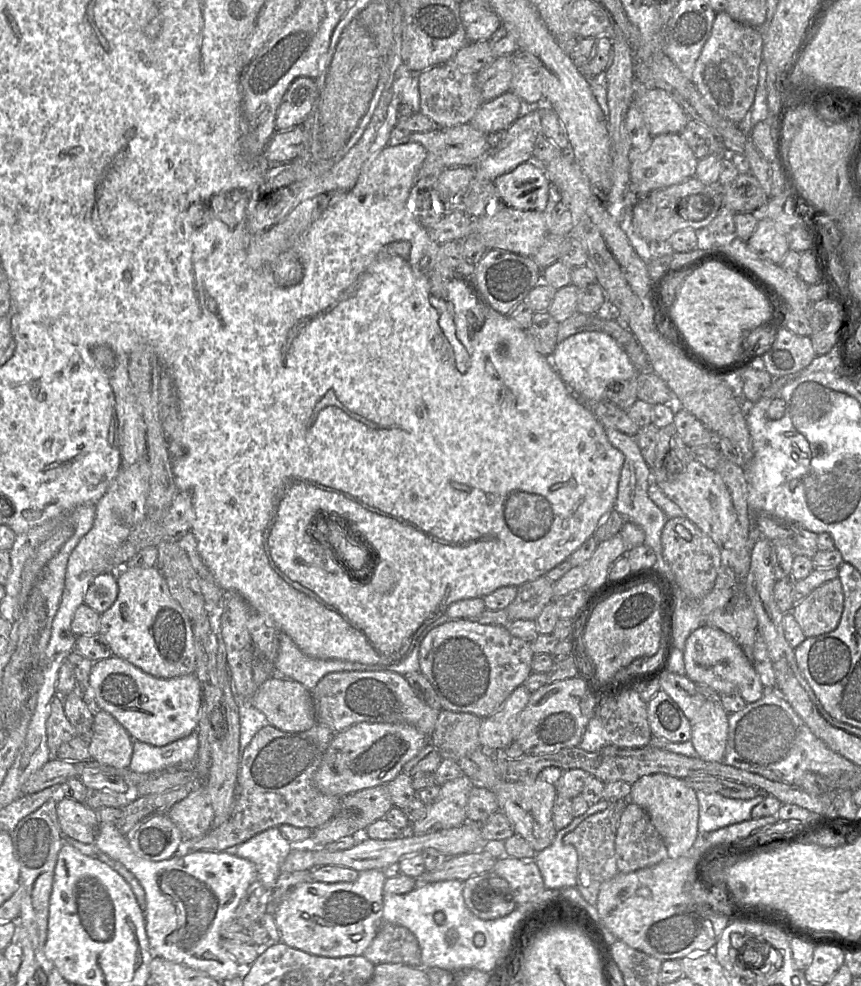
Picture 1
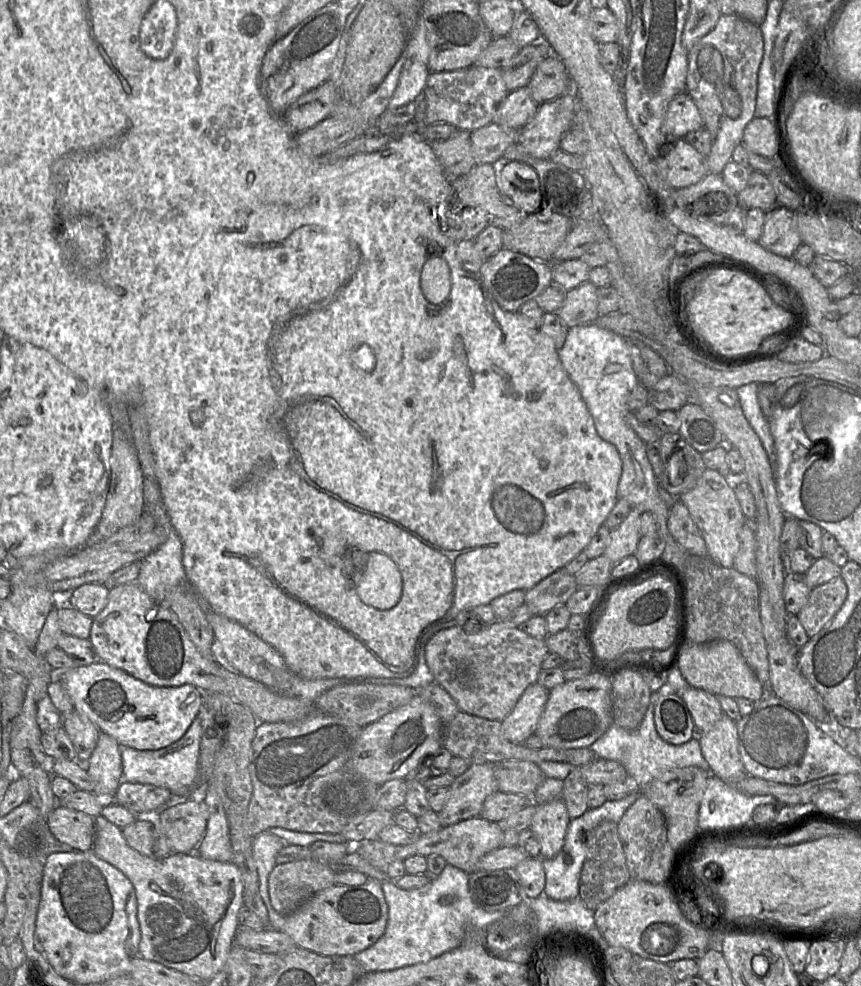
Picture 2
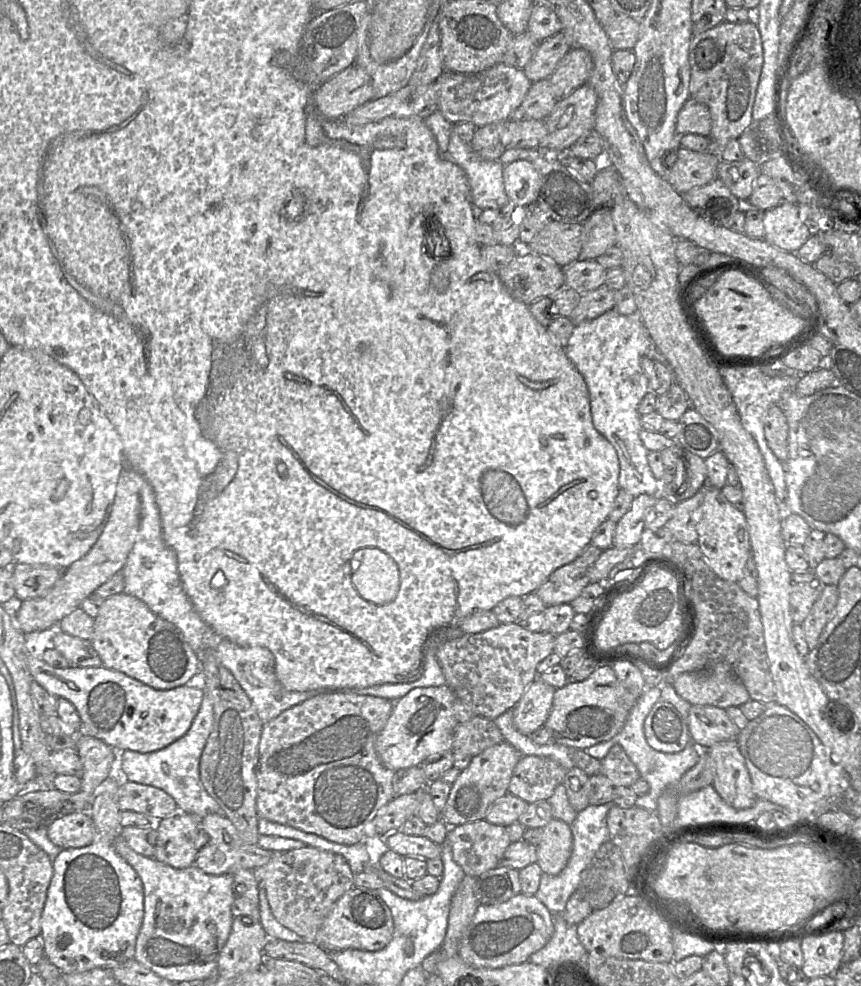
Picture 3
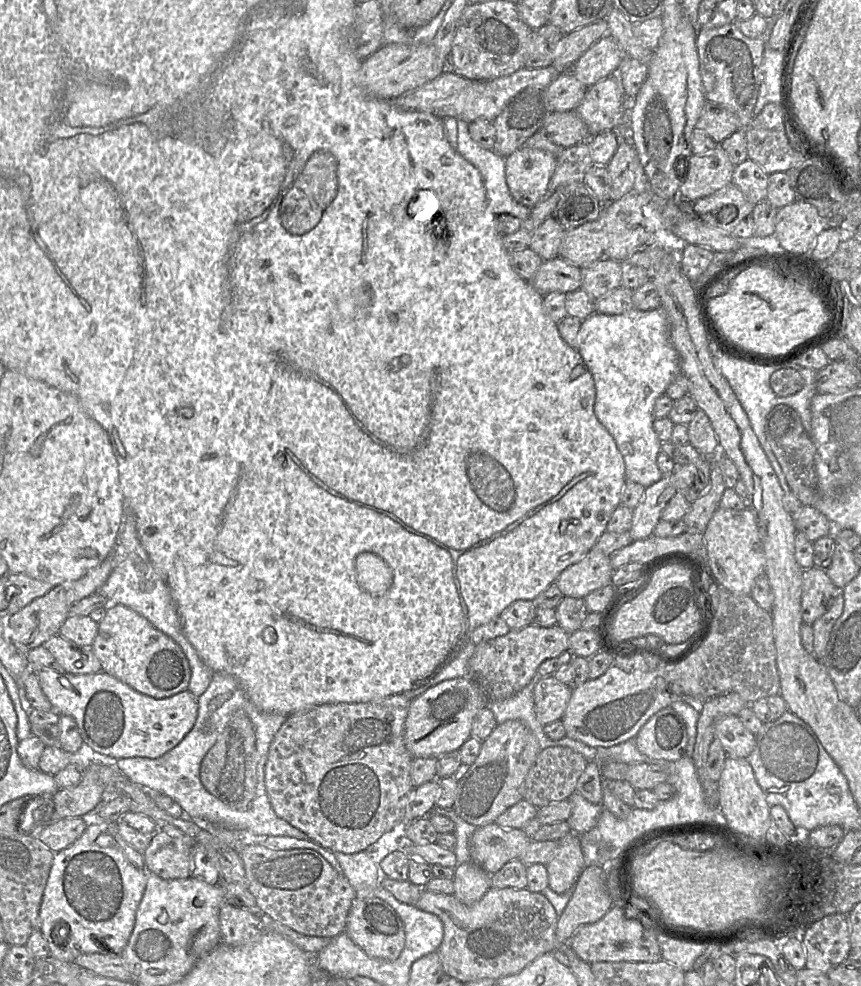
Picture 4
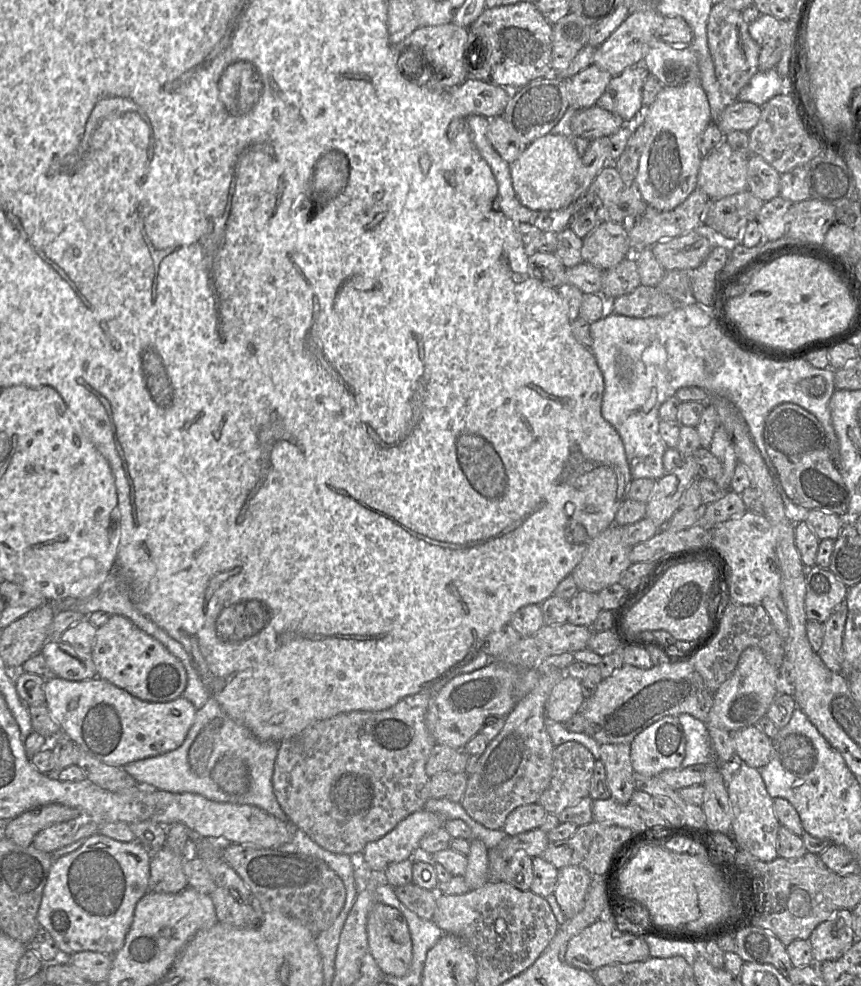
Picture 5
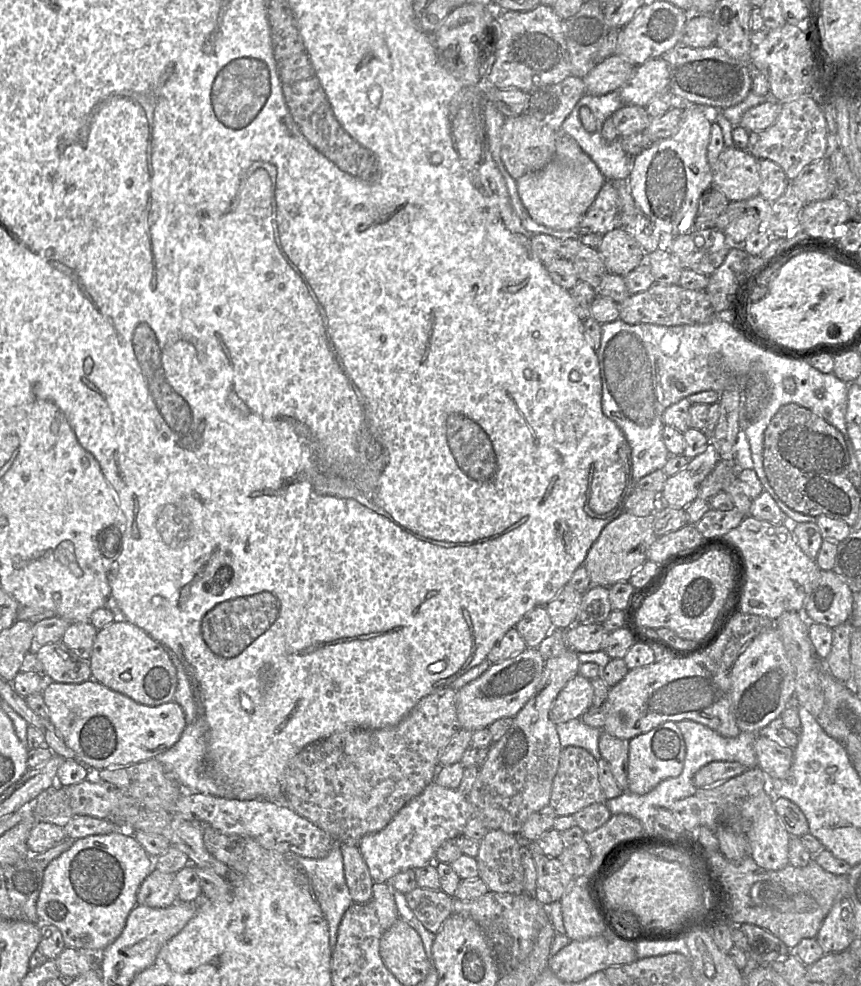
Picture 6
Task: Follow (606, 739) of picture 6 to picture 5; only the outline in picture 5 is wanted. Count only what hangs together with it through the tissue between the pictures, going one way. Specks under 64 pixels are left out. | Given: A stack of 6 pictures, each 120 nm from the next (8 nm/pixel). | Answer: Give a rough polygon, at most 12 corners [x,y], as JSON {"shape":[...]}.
{"shape":[[601,744],[611,798],[628,804],[636,790],[630,744]]}

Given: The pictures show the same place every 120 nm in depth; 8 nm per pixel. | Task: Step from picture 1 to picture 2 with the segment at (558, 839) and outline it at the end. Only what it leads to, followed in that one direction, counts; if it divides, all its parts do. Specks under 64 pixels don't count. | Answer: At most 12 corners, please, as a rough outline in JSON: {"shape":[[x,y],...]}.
{"shape":[[640,793],[606,801],[570,820],[561,851],[541,859],[544,895],[579,898],[586,833],[618,824]]}

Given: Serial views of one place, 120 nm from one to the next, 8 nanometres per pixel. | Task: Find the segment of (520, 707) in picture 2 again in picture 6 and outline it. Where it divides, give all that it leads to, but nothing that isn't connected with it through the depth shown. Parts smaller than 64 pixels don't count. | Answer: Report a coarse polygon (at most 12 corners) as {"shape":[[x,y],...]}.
{"shape":[[577,674],[550,710],[555,724],[580,718],[592,707],[591,680]]}

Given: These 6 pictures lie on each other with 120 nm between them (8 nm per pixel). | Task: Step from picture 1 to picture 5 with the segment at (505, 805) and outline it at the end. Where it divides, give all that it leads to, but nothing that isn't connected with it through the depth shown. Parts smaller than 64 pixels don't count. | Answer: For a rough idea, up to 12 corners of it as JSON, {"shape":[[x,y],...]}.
{"shape":[[559,869],[554,895],[566,919],[583,908],[591,878]]}

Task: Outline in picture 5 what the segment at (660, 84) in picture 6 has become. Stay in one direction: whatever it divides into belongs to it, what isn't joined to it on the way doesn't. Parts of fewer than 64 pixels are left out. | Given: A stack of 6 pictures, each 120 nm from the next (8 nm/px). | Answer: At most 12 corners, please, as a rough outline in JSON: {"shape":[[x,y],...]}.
{"shape":[[642,64],[613,76],[595,106],[628,121],[643,113]]}

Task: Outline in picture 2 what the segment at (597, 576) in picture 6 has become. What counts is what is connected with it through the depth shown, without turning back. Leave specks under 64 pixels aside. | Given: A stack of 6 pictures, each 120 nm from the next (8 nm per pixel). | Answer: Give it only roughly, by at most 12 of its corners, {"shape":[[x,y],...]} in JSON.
{"shape":[[558,570],[525,592],[533,615],[545,615],[578,589]]}

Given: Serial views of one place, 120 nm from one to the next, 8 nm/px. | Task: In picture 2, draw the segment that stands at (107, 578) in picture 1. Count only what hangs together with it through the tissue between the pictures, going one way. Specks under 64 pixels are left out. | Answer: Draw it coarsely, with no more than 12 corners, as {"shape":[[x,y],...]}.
{"shape":[[86,583],[59,604],[68,604],[94,618],[105,608],[104,583]]}

